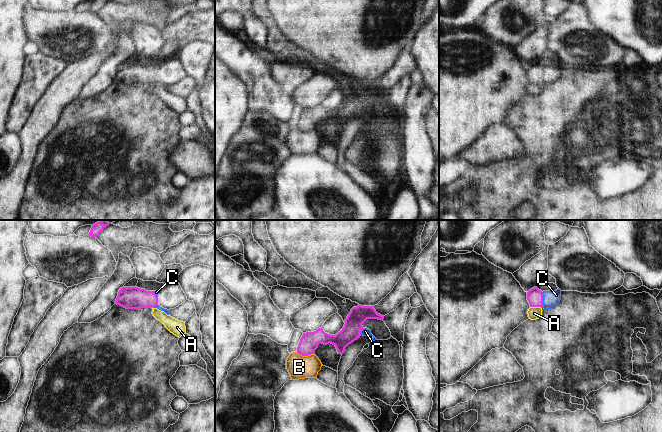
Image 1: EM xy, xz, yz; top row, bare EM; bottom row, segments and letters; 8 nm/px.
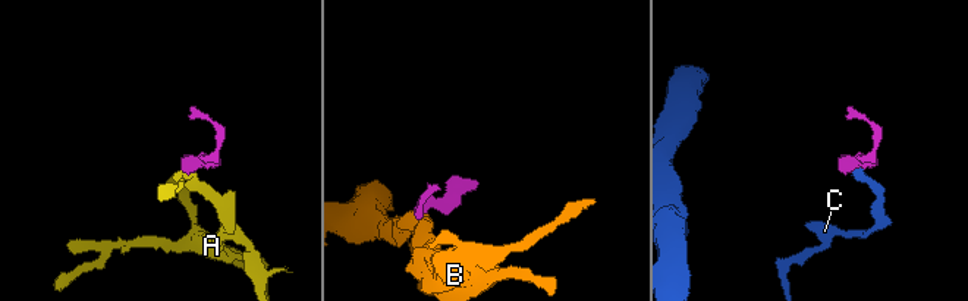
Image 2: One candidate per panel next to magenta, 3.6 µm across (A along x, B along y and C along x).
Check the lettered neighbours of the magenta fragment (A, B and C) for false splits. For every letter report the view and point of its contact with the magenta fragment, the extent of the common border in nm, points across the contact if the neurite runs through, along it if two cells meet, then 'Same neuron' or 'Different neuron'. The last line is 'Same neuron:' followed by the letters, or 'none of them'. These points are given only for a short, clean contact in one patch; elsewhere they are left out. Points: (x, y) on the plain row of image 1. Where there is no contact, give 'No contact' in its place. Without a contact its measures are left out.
A: Touches magenta at yz (536, 82). Shared border 100 nm. Boundary: yz (530, 82), (539, 82), (541, 84). Different neuron
B: Touches magenta at xz (305, 131). Shared border 140 nm. Boundary: xz (296, 128), (302, 131), (313, 130). Different neuron
C: Touches magenta at yz (542, 76). Shared border 130 nm. Path across: yz (534, 72), (542, 76), (550, 74). Same neuron
Same neuron: C.

